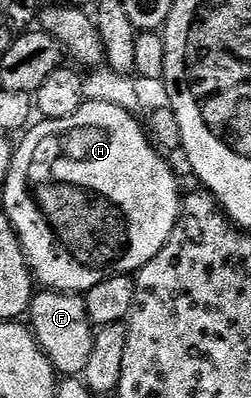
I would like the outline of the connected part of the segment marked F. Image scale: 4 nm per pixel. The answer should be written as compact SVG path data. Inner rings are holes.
M53 291L35 292L28 310L29 317L29 328L46 358L54 364L54 372L63 378L85 374L96 332L96 326L90 322L85 296Z

